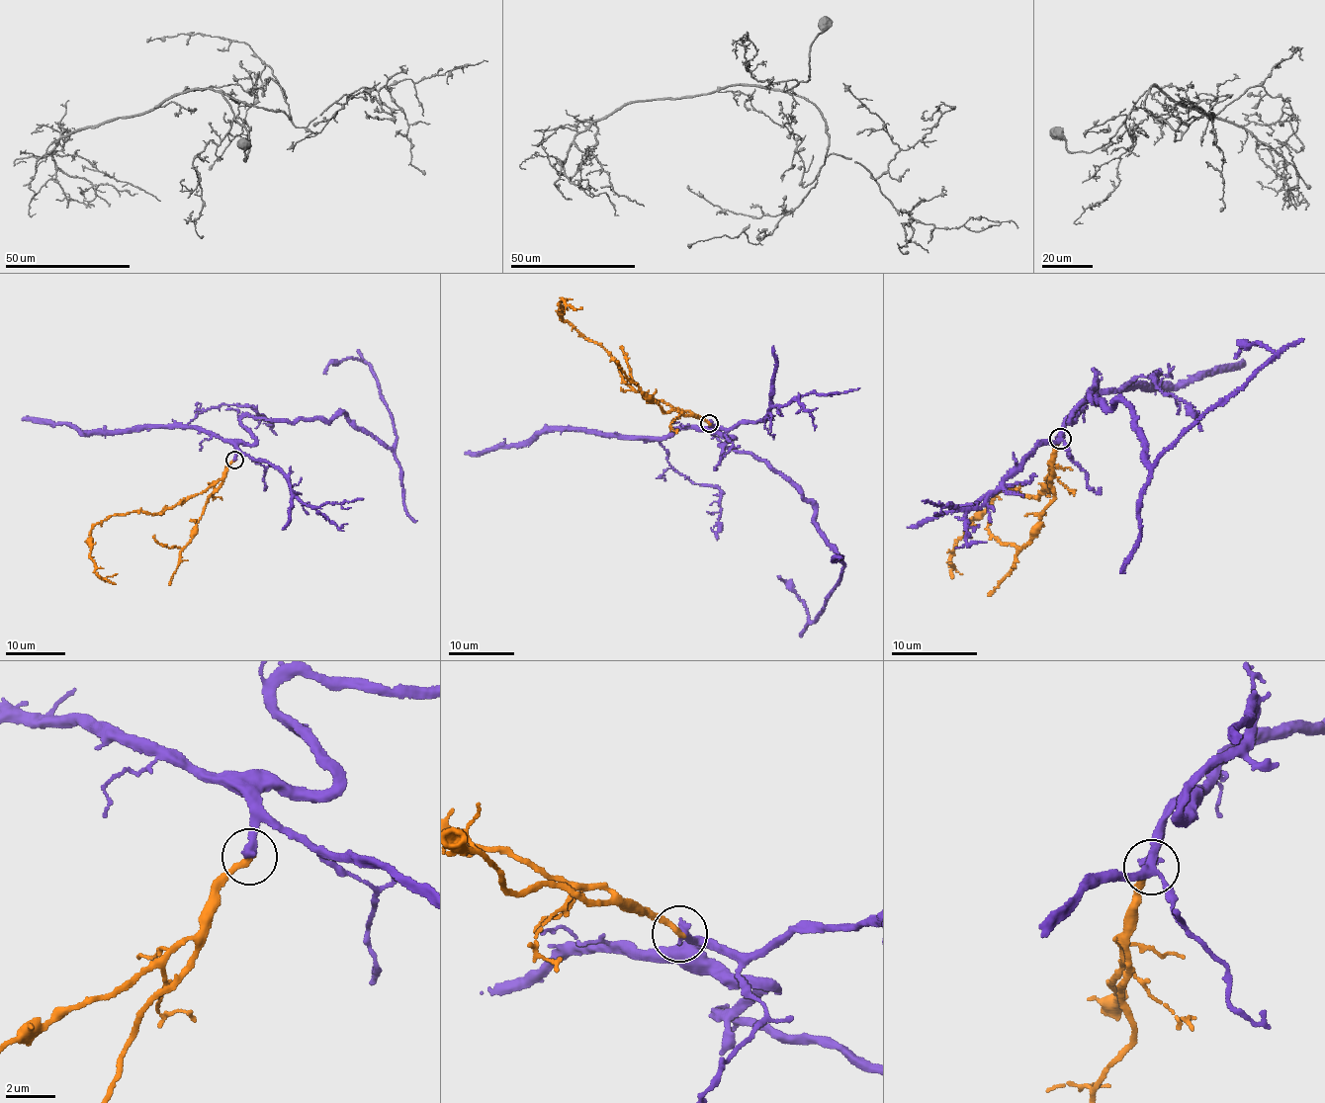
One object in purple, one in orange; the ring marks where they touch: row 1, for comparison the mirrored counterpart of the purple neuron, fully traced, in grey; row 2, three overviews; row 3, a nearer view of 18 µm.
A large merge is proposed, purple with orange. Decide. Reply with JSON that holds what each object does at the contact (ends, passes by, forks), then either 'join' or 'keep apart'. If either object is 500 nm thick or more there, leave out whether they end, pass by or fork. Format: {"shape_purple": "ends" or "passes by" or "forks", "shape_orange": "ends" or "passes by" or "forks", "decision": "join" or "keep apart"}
{"shape_purple": "ends", "shape_orange": "ends", "decision": "keep apart"}

